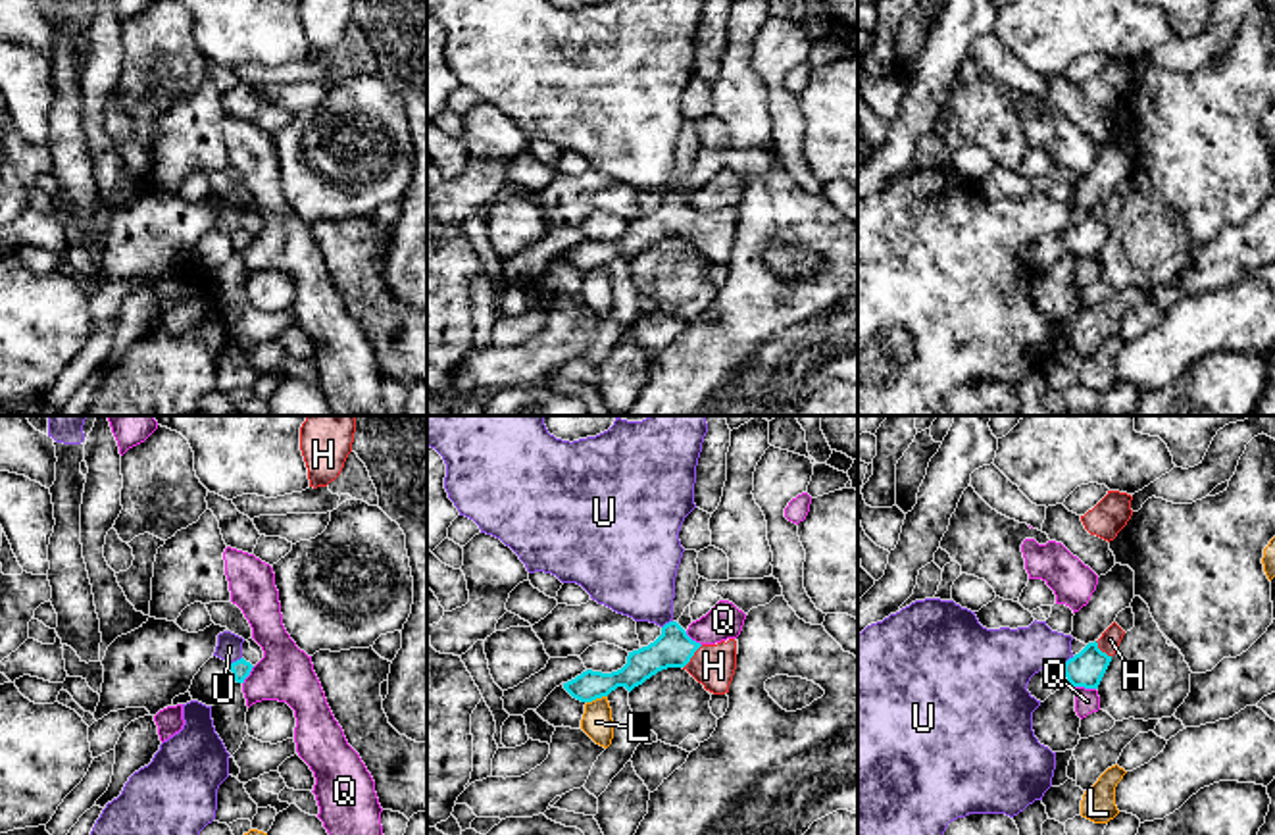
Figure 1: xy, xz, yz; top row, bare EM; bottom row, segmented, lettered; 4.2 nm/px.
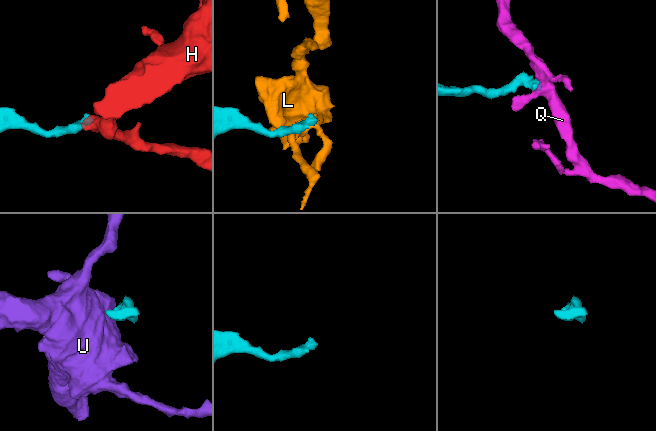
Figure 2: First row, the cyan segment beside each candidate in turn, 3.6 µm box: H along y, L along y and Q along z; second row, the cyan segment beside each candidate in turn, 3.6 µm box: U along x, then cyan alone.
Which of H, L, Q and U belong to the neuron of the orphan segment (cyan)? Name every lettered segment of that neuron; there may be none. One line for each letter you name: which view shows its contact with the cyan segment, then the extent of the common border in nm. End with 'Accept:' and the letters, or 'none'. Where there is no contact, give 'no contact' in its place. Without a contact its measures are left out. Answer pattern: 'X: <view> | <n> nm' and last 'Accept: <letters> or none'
H: xz | 130 nm
Accept: H

